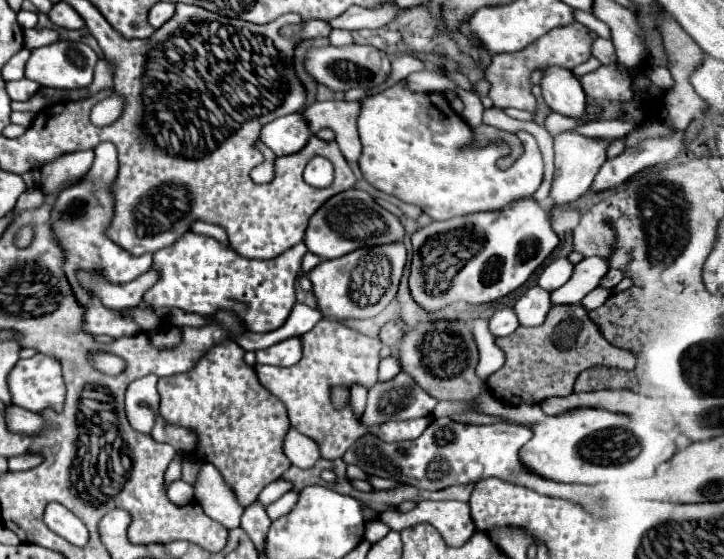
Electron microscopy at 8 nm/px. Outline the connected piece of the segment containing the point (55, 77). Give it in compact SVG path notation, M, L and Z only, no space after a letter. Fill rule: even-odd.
M58 41L48 47L40 47L32 51L26 63L24 77L30 81L36 81L40 87L50 87L50 89L86 89L92 83L96 61L98 57L88 45Z

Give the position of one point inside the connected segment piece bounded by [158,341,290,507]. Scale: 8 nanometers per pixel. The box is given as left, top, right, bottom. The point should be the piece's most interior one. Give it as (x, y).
(241, 427)

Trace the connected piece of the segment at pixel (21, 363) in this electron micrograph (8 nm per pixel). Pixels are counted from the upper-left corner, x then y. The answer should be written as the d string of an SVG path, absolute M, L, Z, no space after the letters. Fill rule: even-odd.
M36 353L30 359L18 359L14 369L8 373L8 389L12 395L12 405L18 405L32 413L42 413L44 409L54 409L60 413L64 409L66 387L62 379L62 367L60 361L50 355Z

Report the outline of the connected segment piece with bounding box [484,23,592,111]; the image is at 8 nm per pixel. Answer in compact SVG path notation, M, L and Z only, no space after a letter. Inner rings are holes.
M572 23L570 27L560 27L560 29L550 31L548 35L534 41L532 45L528 45L522 51L492 55L492 63L484 71L484 77L492 83L492 89L490 89L488 95L494 101L494 107L498 107L498 109L514 107L514 109L534 111L536 109L536 99L530 93L530 73L534 69L550 67L550 65L574 69L576 65L590 59L590 47L592 47L592 39L588 35L588 29L582 27L582 23Z

